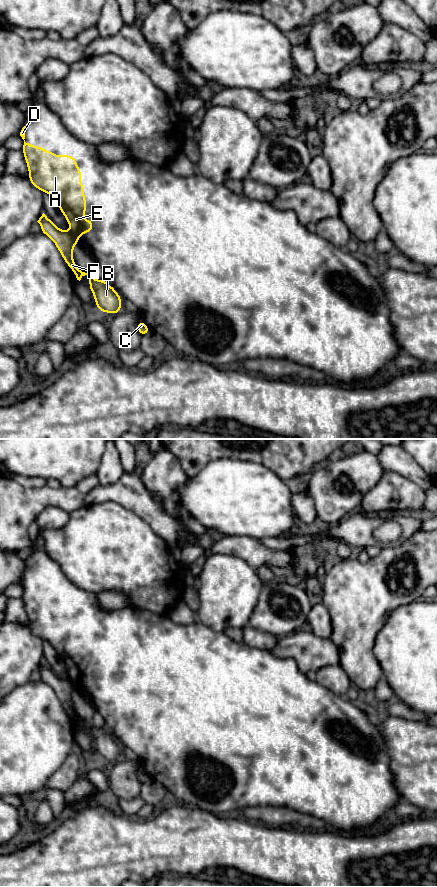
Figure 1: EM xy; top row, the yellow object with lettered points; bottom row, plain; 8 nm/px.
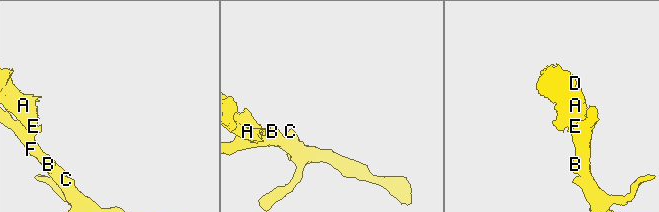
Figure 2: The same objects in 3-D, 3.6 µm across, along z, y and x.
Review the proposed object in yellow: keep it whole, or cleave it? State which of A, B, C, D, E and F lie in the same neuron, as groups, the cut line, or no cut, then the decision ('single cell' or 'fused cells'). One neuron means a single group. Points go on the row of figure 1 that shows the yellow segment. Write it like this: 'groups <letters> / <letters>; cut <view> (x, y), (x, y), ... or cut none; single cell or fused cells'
groups A D E / B C F; cut xy (72, 229), (73, 235), (77, 239); fused cells

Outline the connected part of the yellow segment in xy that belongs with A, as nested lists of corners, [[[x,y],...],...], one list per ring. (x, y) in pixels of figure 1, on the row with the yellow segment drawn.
[[[26,143],[21,150],[28,167],[31,184],[48,193],[65,216],[74,236],[93,230],[93,220],[83,221],[87,202],[81,182],[81,168],[72,155],[54,155],[44,147]]]

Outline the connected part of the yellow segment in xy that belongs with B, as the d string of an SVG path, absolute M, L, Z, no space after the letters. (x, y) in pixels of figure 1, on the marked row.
M44 213L37 221L41 226L41 232L47 235L56 245L68 267L73 271L77 280L85 275L89 277L89 288L93 293L96 306L100 312L108 312L112 315L122 310L122 298L106 280L96 280L91 273L81 271L73 259L73 248L79 243L72 231L59 229Z

